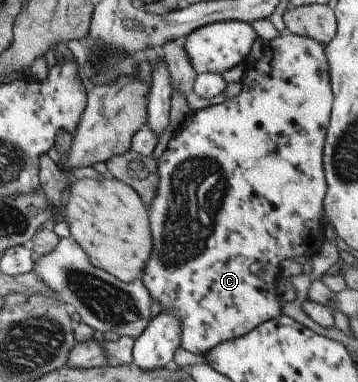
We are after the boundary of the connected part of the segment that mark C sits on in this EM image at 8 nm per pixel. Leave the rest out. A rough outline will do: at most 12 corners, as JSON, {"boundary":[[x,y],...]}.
{"boundary":[[283,33],[160,155],[141,281],[208,354],[325,240],[325,46]]}

